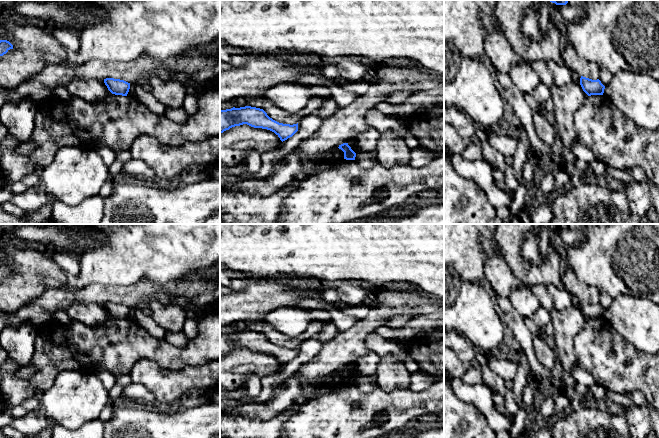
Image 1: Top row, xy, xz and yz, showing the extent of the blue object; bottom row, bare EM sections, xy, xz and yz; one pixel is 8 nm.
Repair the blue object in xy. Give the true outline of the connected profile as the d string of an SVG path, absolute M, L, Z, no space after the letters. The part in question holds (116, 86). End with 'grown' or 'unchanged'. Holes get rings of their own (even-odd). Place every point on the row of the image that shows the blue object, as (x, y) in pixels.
M106 78L104 83L108 90L115 95L127 96L130 89L130 83L120 79Z | unchanged

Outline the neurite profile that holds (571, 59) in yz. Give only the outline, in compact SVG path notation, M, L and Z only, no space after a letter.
M570 43L562 50L562 60L572 72L592 80L599 79L600 68L597 64L581 58Z

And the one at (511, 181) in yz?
M506 165L503 183L512 193L517 190L519 186L519 180L512 166Z

